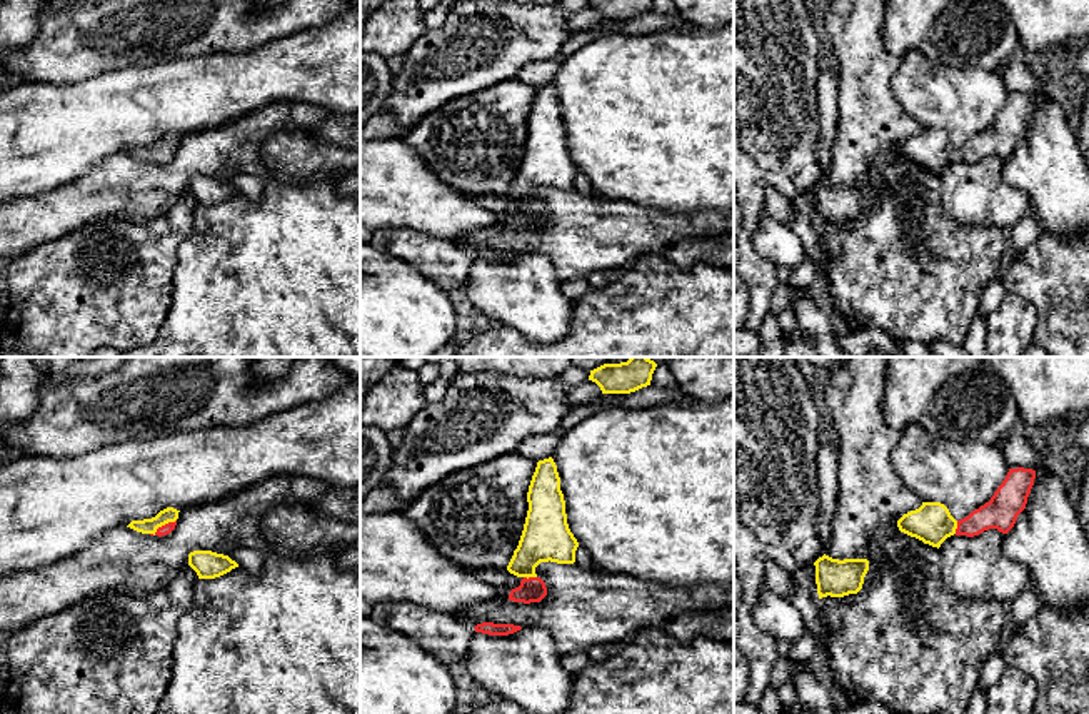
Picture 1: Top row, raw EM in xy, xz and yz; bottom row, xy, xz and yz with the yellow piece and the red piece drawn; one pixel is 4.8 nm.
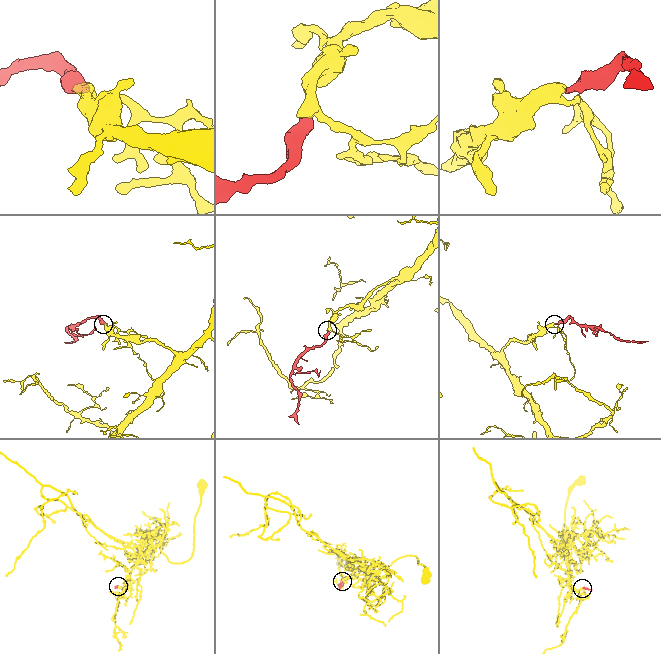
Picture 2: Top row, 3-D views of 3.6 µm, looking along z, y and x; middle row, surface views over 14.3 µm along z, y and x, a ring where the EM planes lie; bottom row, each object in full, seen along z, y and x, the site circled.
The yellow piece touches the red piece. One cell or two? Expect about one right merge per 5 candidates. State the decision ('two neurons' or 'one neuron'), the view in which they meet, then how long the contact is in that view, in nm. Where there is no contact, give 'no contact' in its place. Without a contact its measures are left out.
one neuron; contact in xy; length 150 nm

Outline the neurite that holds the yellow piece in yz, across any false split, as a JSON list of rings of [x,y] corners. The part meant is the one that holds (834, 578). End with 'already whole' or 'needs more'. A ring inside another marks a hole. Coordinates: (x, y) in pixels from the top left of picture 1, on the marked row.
[[[826,554],[819,557],[814,566],[819,599],[857,594],[862,589],[864,577],[869,571],[867,559],[839,561]]]; already whole

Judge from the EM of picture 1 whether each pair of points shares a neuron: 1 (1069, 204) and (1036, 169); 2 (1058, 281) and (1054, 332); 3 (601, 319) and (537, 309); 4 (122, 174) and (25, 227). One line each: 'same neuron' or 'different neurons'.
1: same neuron
2: same neuron
3: different neurons
4: same neuron

